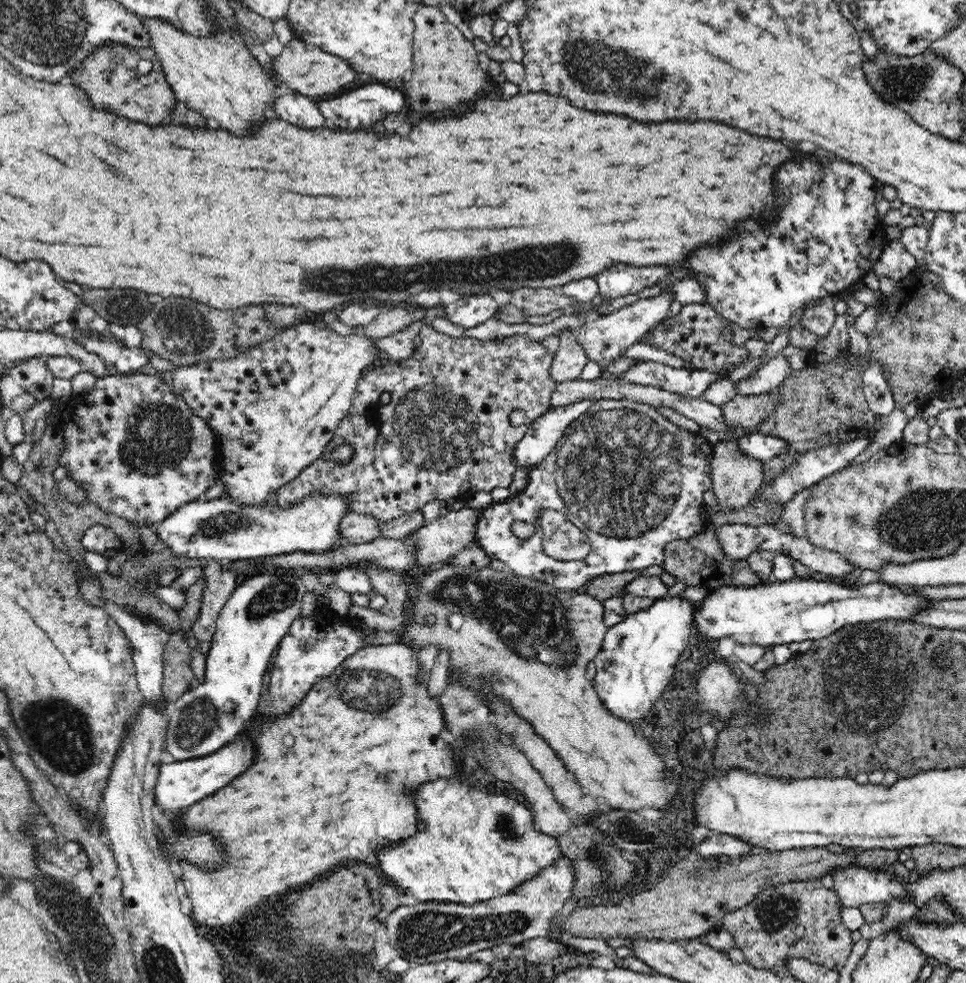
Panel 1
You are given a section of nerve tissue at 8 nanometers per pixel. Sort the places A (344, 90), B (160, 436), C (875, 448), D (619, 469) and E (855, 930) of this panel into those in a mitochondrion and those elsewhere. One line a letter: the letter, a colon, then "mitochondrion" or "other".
A: other
B: mitochondrion
C: other
D: mitochondrion
E: other

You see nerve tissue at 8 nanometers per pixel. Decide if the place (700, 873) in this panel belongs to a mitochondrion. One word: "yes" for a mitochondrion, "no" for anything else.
yes

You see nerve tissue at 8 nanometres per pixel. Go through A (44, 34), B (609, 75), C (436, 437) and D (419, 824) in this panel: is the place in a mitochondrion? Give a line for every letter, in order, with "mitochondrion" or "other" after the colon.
A: mitochondrion
B: mitochondrion
C: mitochondrion
D: other

